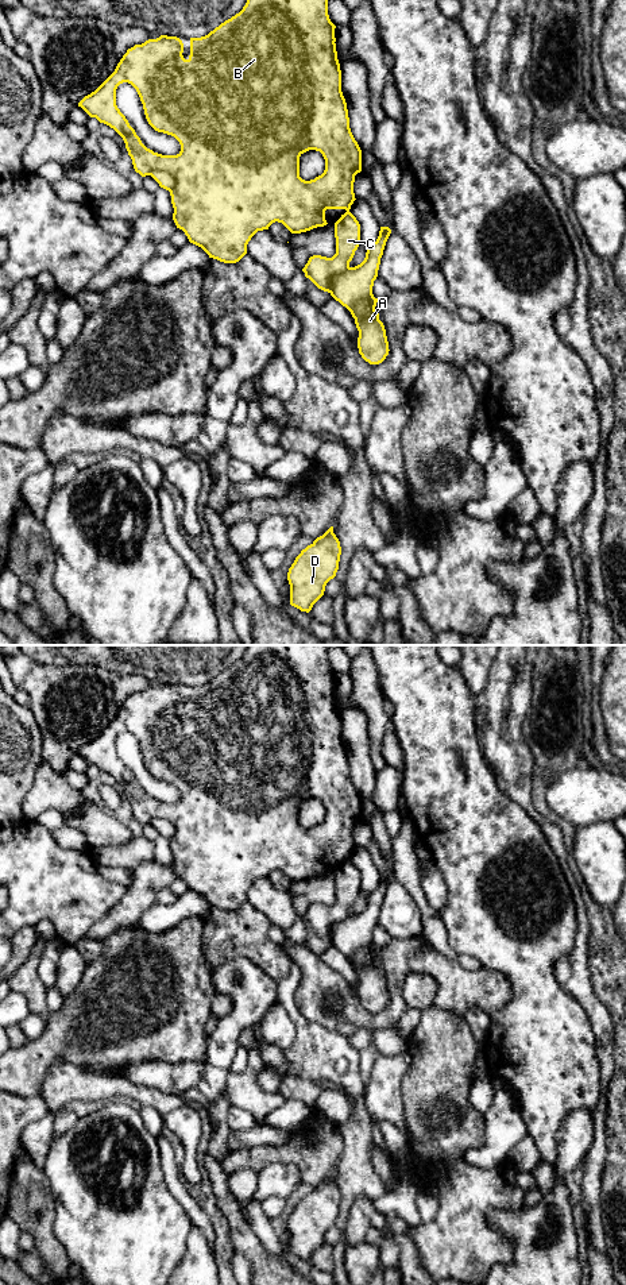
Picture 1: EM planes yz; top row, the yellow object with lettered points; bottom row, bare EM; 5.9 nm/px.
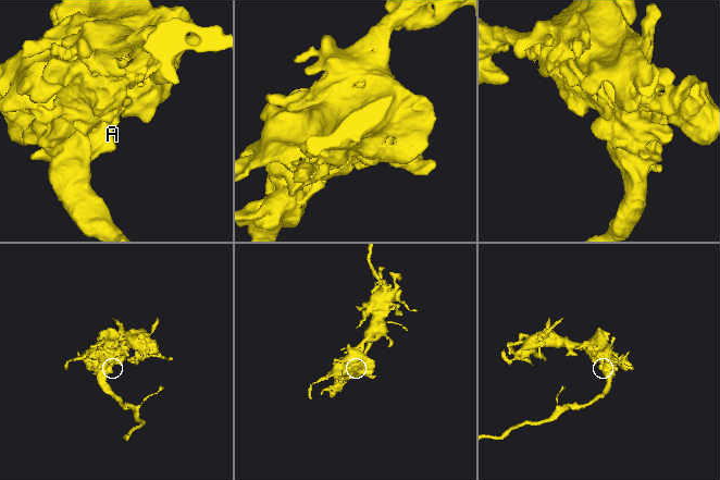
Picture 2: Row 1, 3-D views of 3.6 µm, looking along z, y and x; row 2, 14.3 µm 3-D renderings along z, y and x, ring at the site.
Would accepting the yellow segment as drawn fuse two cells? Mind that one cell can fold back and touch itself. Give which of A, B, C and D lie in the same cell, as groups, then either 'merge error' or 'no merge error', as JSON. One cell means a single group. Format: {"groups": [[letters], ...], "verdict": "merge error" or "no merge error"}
{"groups": [["A", "B", "D"], ["C"]], "verdict": "merge error"}

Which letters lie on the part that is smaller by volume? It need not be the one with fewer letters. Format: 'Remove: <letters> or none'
Remove: C

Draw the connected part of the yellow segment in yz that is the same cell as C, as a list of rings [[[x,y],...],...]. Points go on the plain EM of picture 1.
[[[349,858],[335,871],[335,885],[336,902],[332,906],[313,903],[302,917],[306,926],[328,941],[332,937],[332,926],[349,915],[360,892],[360,872]]]

